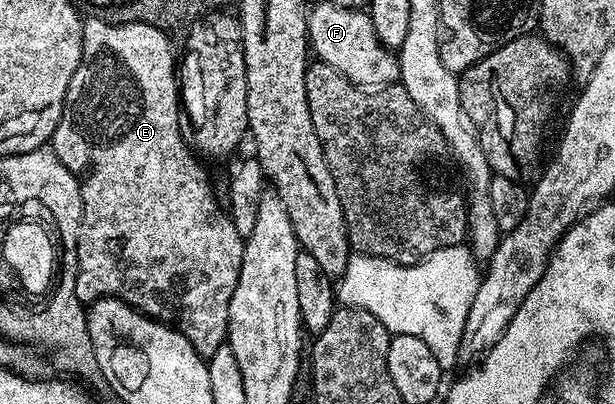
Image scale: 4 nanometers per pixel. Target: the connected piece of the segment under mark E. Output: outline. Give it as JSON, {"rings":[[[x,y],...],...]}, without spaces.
{"rings":[[[85,18],[82,61],[78,69],[74,69],[74,77],[70,77],[62,117],[54,129],[50,146],[52,152],[62,161],[62,165],[66,165],[66,169],[70,169],[70,173],[80,180],[84,218],[80,224],[80,238],[76,244],[78,249],[76,295],[81,303],[91,305],[97,299],[120,299],[123,303],[128,303],[137,311],[141,311],[149,319],[159,319],[160,322],[181,331],[192,342],[194,349],[200,355],[207,357],[225,346],[228,338],[230,297],[234,297],[234,285],[238,285],[238,273],[242,269],[245,236],[238,233],[231,214],[222,206],[221,200],[220,203],[216,200],[216,195],[208,184],[208,175],[204,172],[203,165],[195,159],[197,156],[189,140],[187,143],[183,133],[180,132],[180,95],[176,92],[176,55],[172,52],[172,43],[168,39],[171,39],[169,32],[160,31],[154,25],[140,23],[114,25],[94,18]]]}

